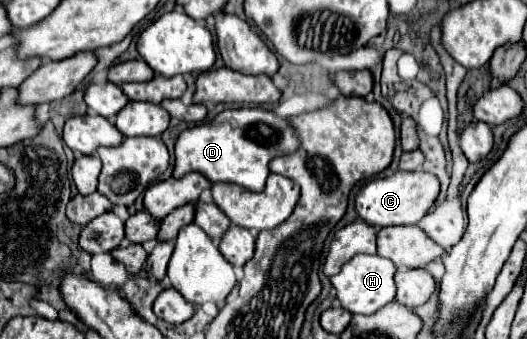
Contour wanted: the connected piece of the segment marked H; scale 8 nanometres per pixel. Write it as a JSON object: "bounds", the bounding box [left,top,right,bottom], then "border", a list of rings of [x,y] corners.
{"bounds":[331,254,395,314],"border":[[[357,254],[353,256],[339,274],[331,276],[331,284],[337,290],[337,298],[345,310],[351,314],[375,314],[379,308],[395,300],[395,264],[377,254]]]}

